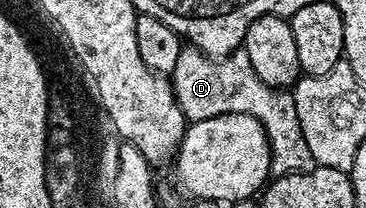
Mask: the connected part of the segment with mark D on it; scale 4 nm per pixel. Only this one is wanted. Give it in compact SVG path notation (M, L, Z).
M184 45L169 81L188 123L209 120L222 114L248 114L257 119L265 128L271 145L272 175L304 174L315 169L313 152L309 152L309 144L305 144L305 135L301 133L301 120L297 120L294 93L265 84L265 80L253 72L253 64L249 64L249 56L242 48L223 58L210 58L194 46Z

